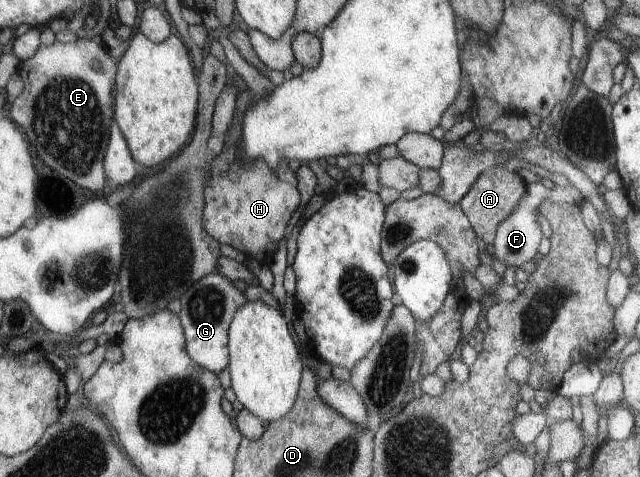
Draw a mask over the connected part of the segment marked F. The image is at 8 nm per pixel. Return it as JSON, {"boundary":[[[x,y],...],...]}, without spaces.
{"boundary":[[[538,182],[530,183],[526,186],[524,197],[515,205],[515,208],[496,226],[495,236],[493,239],[494,258],[505,267],[516,267],[522,265],[524,261],[535,260],[539,254],[537,249],[541,240],[540,226],[538,221],[540,218],[536,216],[538,206],[542,200],[550,200],[555,202],[569,202],[577,206],[584,199],[581,191],[576,187],[570,186],[554,186],[551,190],[546,189]]]}

